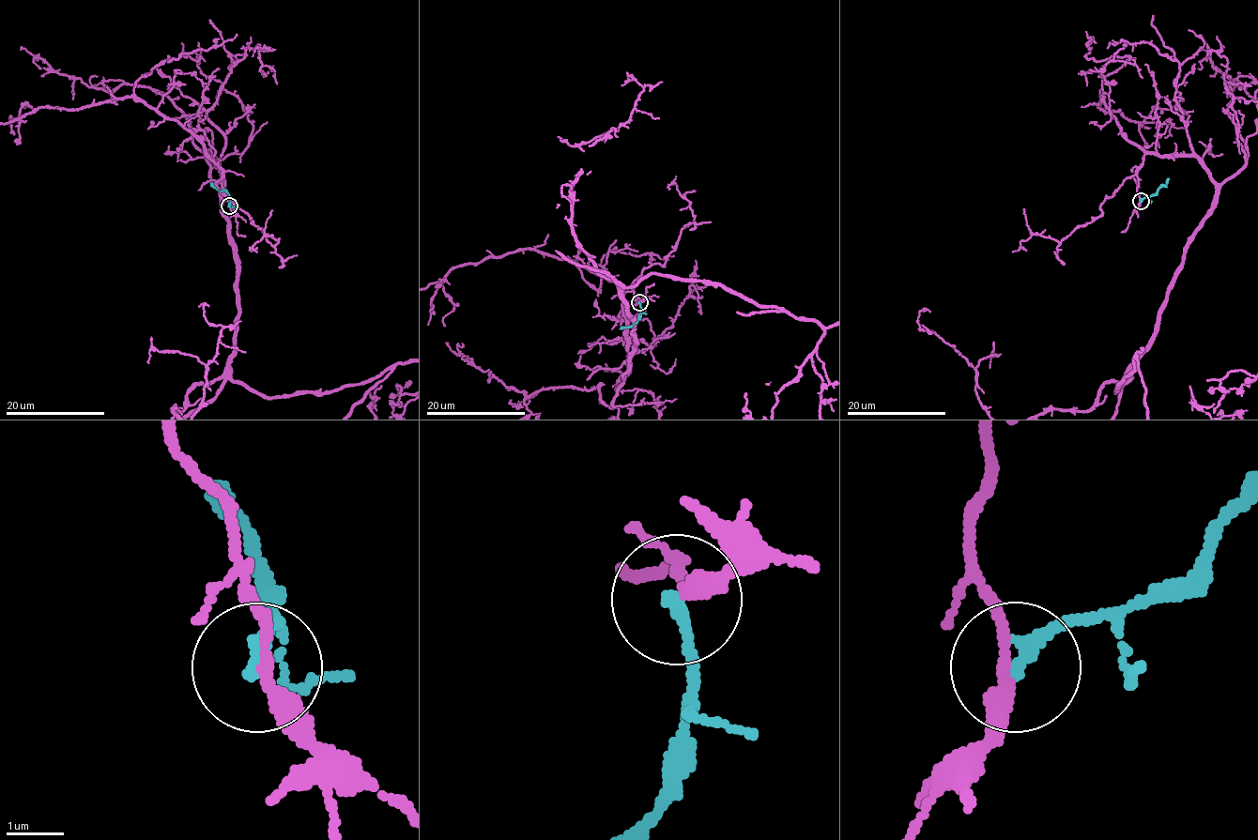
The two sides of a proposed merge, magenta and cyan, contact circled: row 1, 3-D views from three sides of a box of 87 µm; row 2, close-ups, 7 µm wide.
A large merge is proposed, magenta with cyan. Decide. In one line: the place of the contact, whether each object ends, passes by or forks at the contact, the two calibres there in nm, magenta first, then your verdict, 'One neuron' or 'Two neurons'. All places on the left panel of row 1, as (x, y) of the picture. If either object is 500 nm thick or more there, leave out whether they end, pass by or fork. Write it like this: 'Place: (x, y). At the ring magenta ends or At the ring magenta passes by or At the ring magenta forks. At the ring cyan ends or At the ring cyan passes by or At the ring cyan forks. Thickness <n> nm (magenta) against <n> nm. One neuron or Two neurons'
Place: (229, 206). At the ring magenta passes by. At the ring cyan ends. Thickness 260 nm (magenta) against 280 nm. Two neurons

